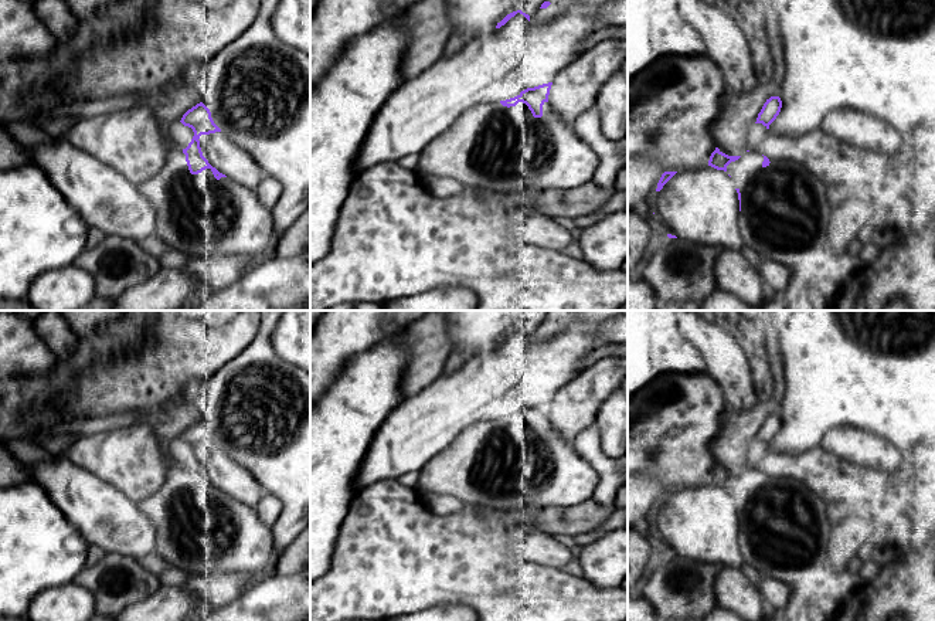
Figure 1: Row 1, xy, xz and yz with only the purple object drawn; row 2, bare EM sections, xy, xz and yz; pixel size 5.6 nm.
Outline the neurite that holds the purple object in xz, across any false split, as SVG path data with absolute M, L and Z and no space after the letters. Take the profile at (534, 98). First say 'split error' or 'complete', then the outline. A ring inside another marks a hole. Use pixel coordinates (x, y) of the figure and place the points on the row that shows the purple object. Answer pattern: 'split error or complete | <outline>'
complete | M552 82L543 84L534 88L527 88L521 91L517 96L500 101L503 106L516 106L518 102L523 102L528 106L534 118L543 116L543 105L548 102L548 95Z

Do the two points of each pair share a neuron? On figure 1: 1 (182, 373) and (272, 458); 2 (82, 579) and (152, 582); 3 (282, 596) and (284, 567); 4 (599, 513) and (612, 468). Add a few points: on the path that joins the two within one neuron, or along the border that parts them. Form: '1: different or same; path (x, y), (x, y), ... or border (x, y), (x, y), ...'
1: different; border (223, 365), (207, 382), (203, 394), (196, 401)
2: same; path (99, 579), (135, 582)
3: different; border (278, 573), (295, 574)
4: different; border (592, 498), (597, 502)

